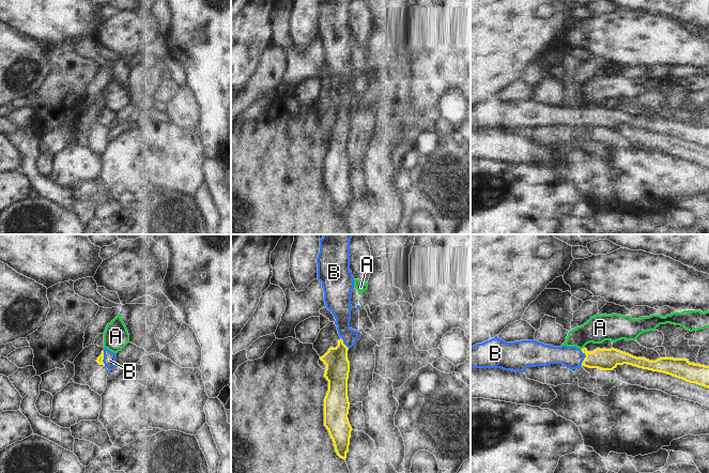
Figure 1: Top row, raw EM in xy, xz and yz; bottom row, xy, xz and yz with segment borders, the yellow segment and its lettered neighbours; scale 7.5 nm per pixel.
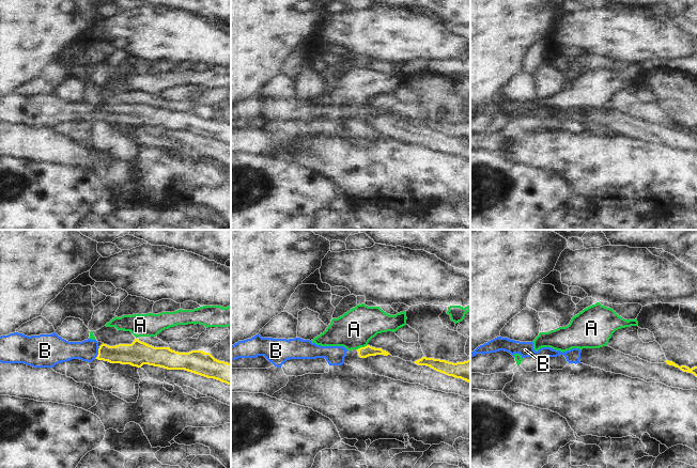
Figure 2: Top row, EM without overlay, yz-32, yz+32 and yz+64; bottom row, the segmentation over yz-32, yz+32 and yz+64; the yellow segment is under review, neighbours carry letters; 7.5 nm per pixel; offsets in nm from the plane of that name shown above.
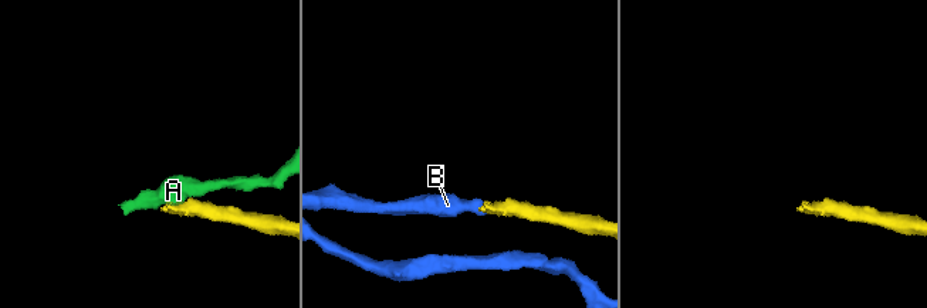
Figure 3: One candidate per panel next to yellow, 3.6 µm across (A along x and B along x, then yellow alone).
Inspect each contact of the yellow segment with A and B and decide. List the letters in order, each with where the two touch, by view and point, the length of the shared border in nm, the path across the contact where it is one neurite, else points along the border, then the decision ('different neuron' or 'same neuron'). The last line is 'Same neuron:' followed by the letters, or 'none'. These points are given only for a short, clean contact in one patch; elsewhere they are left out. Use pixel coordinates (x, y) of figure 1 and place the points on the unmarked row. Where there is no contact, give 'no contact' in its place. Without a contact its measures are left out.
A: meets yellow in yz at (583, 108); contact 40 nm long; border along yz (584, 107), (581, 109); different neuron
B: meets yellow in yz at (585, 118); contact 130 nm long; runs through yz (603, 119), (585, 118), (572, 118); same neuron
Same neuron: B

